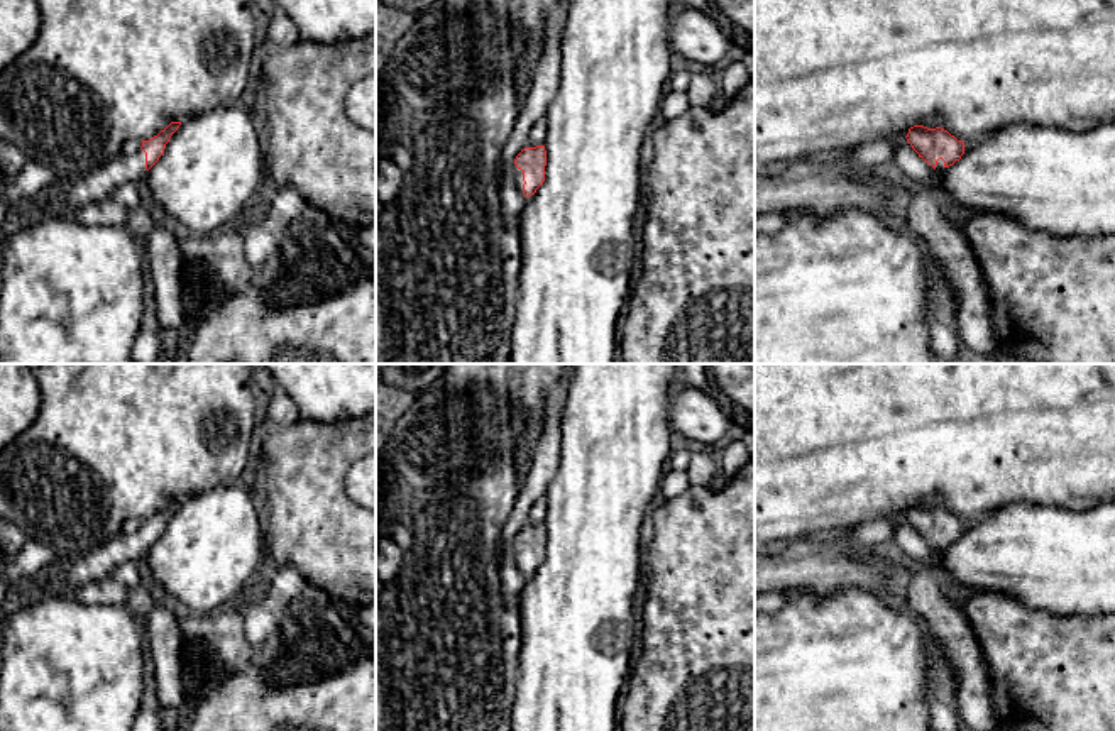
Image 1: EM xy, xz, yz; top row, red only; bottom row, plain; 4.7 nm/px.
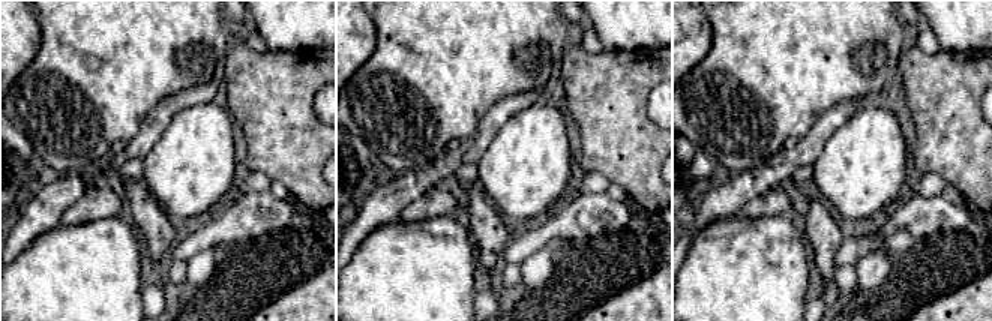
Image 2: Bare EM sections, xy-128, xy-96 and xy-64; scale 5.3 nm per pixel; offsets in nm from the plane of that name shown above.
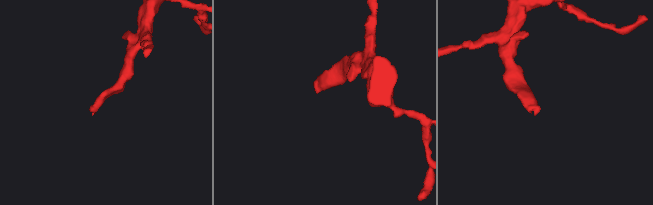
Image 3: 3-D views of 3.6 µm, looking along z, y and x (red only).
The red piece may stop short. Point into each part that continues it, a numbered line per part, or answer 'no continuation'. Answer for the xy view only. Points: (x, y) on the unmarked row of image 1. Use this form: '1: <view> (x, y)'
1: xy (98, 564)

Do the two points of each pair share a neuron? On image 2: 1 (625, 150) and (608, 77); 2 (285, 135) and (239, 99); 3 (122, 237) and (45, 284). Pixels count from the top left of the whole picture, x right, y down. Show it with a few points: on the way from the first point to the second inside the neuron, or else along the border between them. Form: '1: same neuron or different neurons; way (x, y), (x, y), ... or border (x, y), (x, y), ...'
1: same neuron; way (616, 132), (608, 95)
2: same neuron; way (273, 123), (251, 101)
3: same neuron; way (102, 257), (75, 284), (65, 284)

